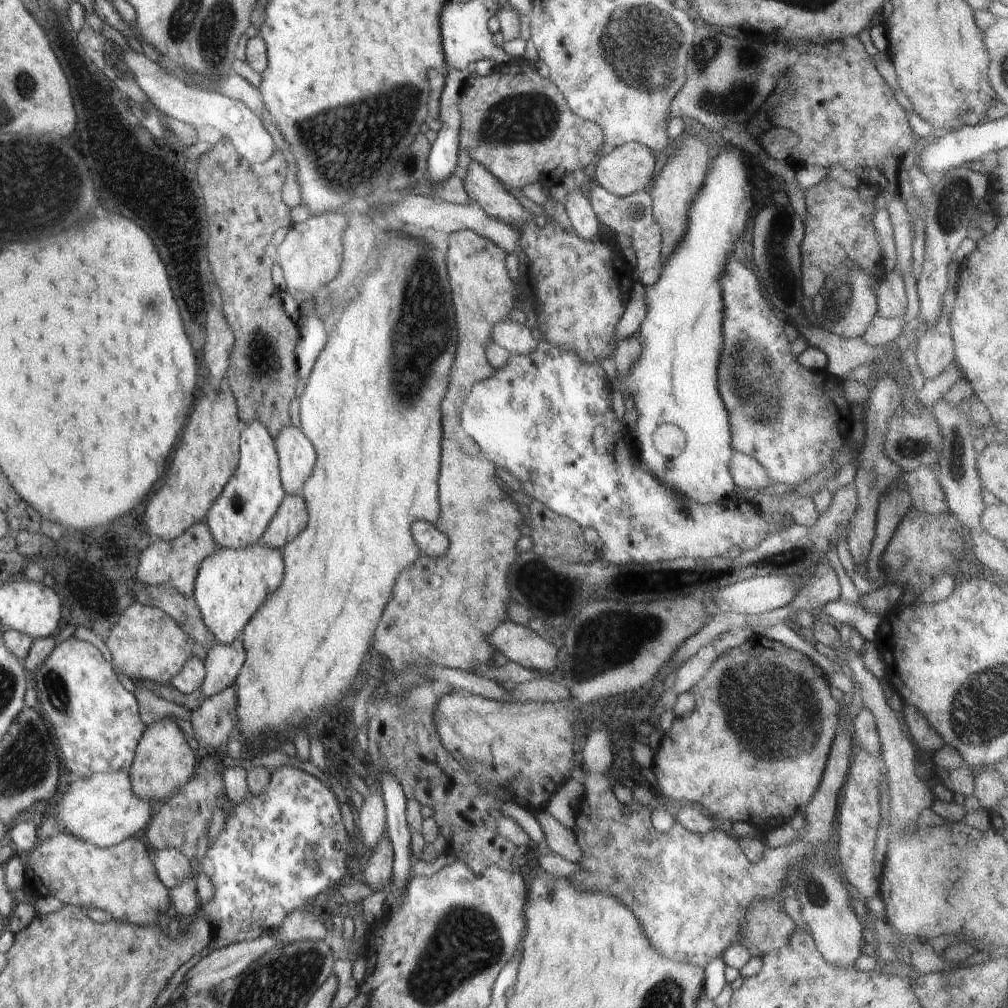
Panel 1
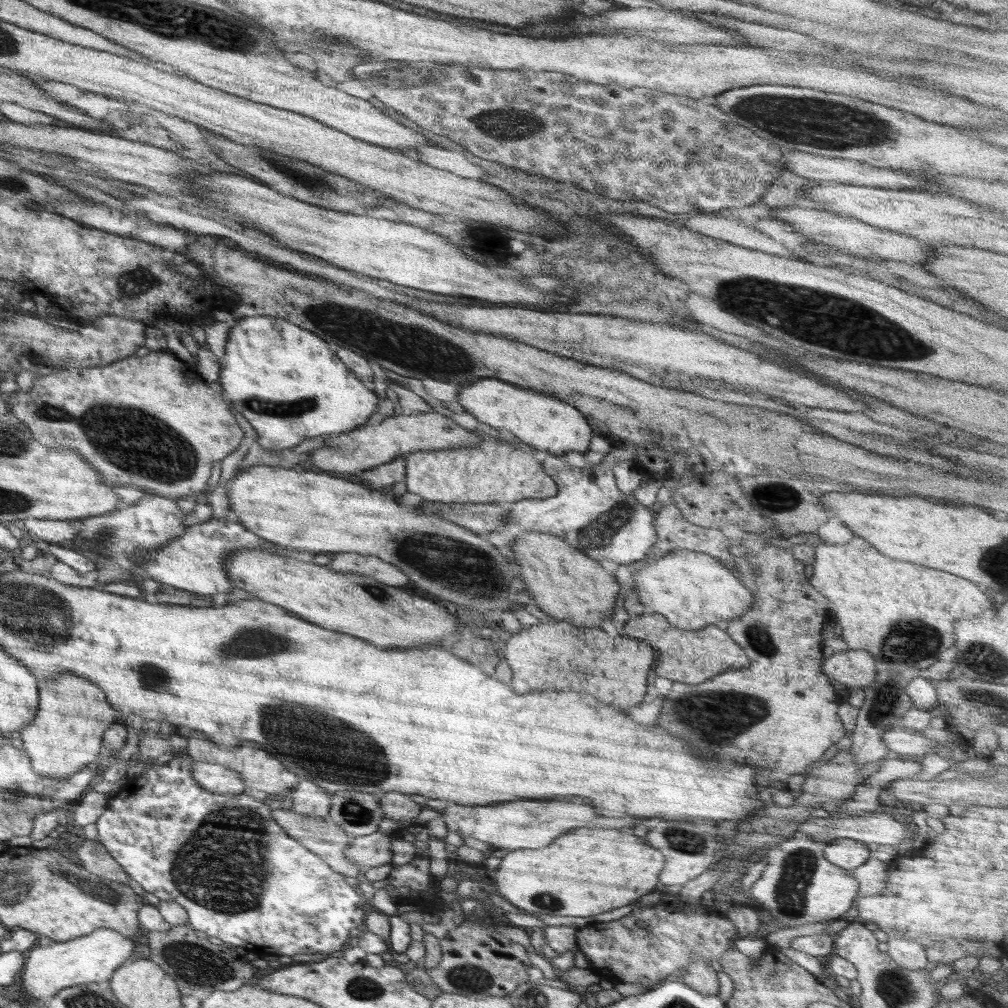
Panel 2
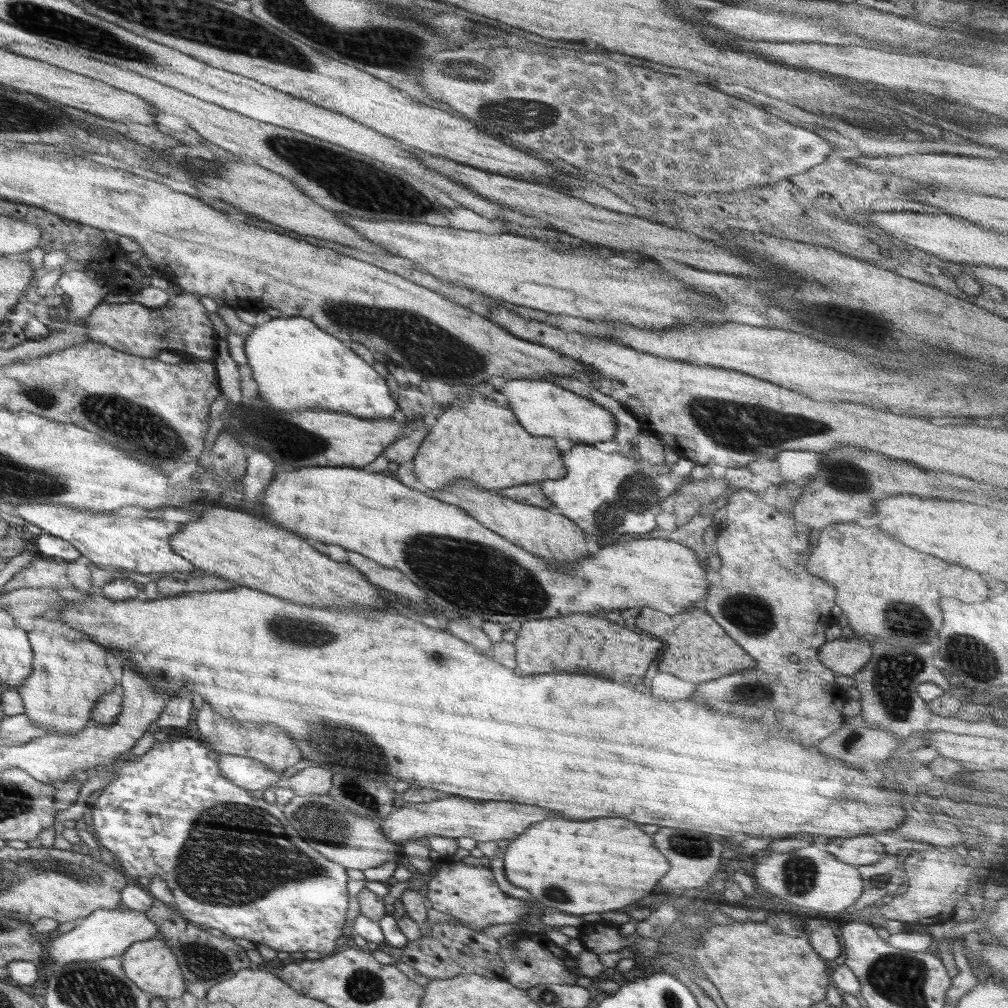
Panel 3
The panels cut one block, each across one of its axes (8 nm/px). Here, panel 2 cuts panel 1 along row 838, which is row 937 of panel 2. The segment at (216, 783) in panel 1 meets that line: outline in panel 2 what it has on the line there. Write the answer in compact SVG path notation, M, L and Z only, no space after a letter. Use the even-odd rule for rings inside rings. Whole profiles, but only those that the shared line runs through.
M177 924L170 930L150 930L148 933L150 961L161 966L161 969L173 978L179 989L190 987L193 992L203 992L205 996L221 990L230 992L248 984L254 976L251 956L240 956L242 948L223 944L213 944L205 935L201 935L189 924Z

